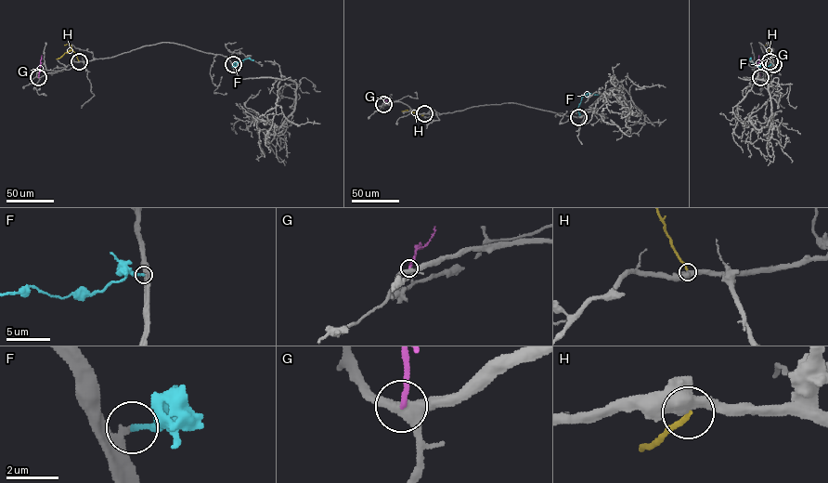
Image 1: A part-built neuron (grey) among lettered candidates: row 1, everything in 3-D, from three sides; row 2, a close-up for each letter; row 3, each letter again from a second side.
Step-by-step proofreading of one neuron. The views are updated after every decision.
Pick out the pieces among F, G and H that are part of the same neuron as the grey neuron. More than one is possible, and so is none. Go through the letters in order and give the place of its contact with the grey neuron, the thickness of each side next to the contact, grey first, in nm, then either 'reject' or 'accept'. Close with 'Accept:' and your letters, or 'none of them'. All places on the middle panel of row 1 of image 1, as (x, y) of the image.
F: meets grey at (578, 117); 220 nm thick on the grey side, 190 nm on the other; accept
G: meets grey at (383, 104); 400 nm thick on the grey side, 190 nm on the other; reject
H: meets grey at (424, 113); 550 nm thick on the grey side, 180 nm on the other; reject
Accept: F

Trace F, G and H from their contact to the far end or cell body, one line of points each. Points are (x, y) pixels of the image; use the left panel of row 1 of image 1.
F: (233, 64), (236, 66), (245, 58), (253, 59)
G: (38, 77), (42, 55)
H: (79, 61), (71, 50), (56, 58)

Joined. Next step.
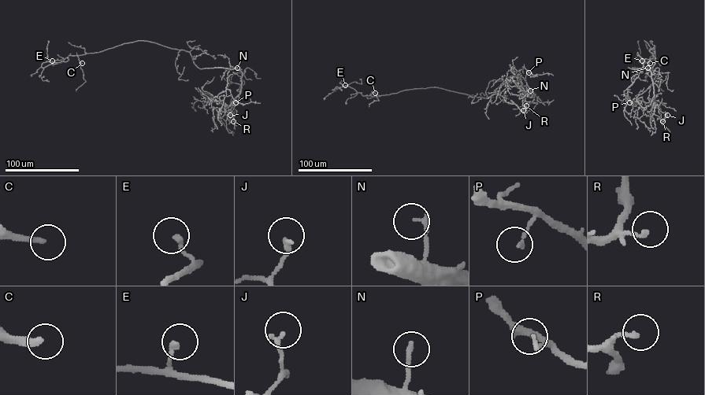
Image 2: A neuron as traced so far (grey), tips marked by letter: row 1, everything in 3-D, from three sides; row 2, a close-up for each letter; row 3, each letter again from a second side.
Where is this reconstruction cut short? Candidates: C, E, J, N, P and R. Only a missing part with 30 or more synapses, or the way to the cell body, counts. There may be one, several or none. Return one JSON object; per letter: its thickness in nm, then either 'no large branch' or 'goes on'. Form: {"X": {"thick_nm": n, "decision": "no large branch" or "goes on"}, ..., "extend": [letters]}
{"C": {"thick_nm": 260, "decision": "goes on"}, "E": {"thick_nm": 200, "decision": "no large branch"}, "J": {"thick_nm": 170, "decision": "no large branch"}, "N": {"thick_nm": 180, "decision": "no large branch"}, "P": {"thick_nm": 150, "decision": "no large branch"}, "R": {"thick_nm": 190, "decision": "no large branch"}, "extend": ["C"]}

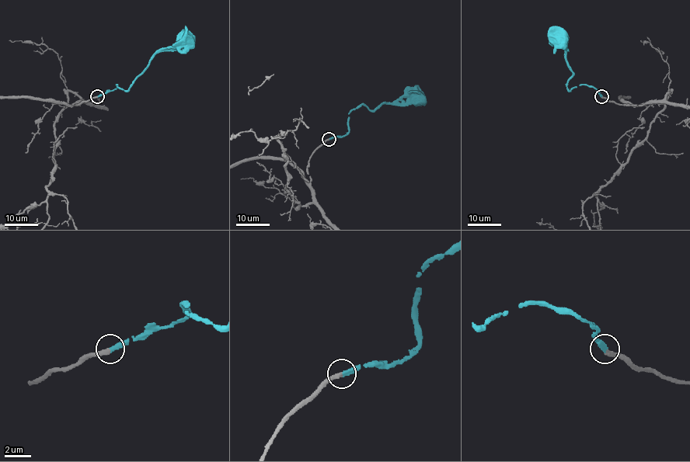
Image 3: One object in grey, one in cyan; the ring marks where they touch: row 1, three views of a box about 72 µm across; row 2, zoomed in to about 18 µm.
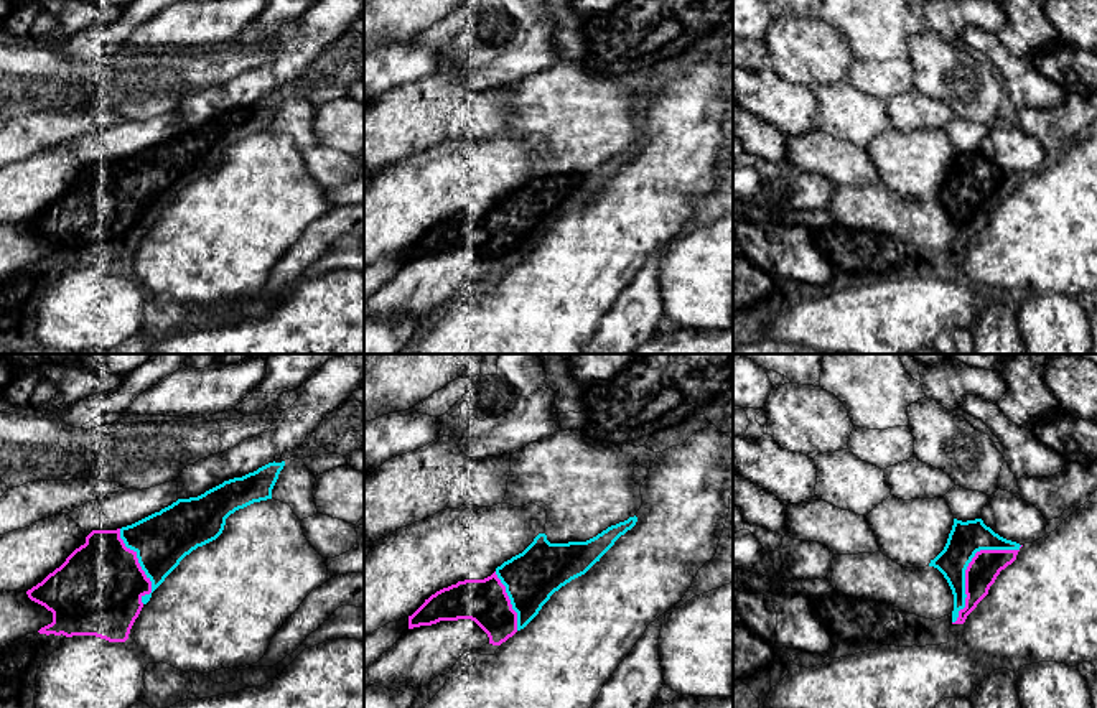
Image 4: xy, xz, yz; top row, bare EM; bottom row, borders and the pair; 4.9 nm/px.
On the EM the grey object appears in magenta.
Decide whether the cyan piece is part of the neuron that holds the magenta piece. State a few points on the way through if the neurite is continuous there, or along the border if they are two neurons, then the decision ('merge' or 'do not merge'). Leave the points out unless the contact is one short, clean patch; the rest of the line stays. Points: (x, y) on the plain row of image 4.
merge

